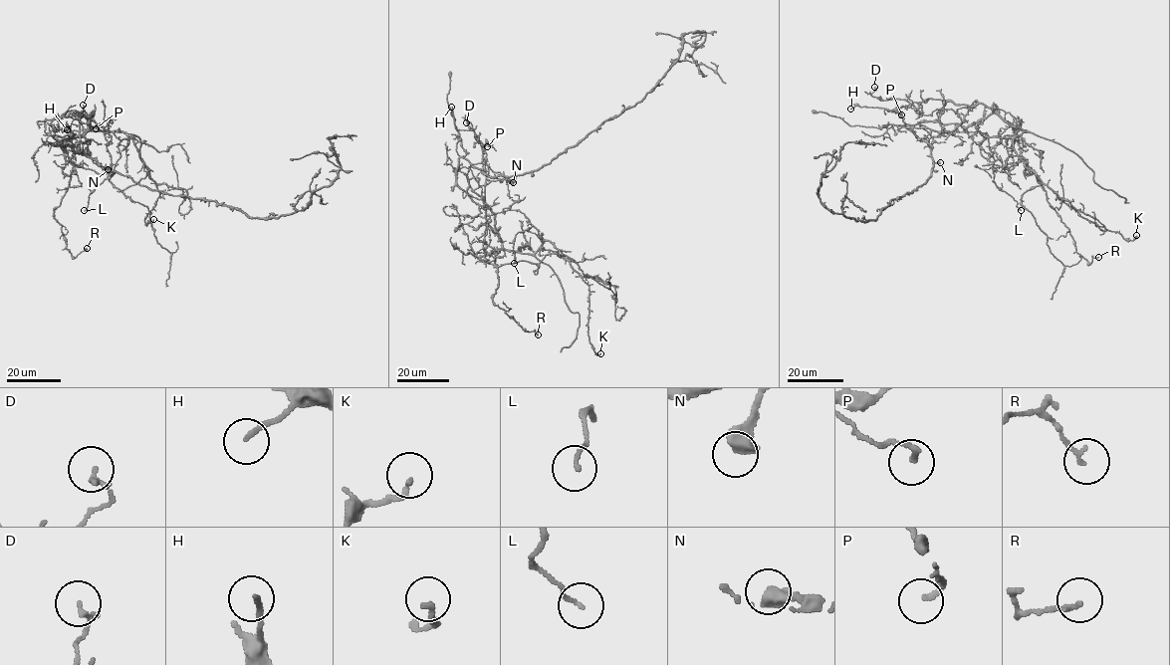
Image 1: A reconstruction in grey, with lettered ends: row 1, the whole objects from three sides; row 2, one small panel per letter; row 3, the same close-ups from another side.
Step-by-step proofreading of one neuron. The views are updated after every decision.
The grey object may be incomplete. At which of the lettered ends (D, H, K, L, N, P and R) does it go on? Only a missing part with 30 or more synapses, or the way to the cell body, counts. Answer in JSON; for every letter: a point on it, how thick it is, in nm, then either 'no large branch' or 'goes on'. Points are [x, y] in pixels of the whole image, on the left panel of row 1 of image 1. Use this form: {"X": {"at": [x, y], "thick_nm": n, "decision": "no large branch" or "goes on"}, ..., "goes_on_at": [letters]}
{"D": {"at": [83, 105], "thick_nm": 150, "decision": "no large branch"}, "H": {"at": [67, 129], "thick_nm": 160, "decision": "no large branch"}, "K": {"at": [153, 219], "thick_nm": 160, "decision": "no large branch"}, "L": {"at": [84, 210], "thick_nm": 110, "decision": "no large branch"}, "N": {"at": [108, 169], "thick_nm": 550, "decision": "no large branch"}, "P": {"at": [96, 128], "thick_nm": 190, "decision": "no large branch"}, "R": {"at": [87, 248], "thick_nm": 140, "decision": "no large branch"}, "goes_on_at": []}

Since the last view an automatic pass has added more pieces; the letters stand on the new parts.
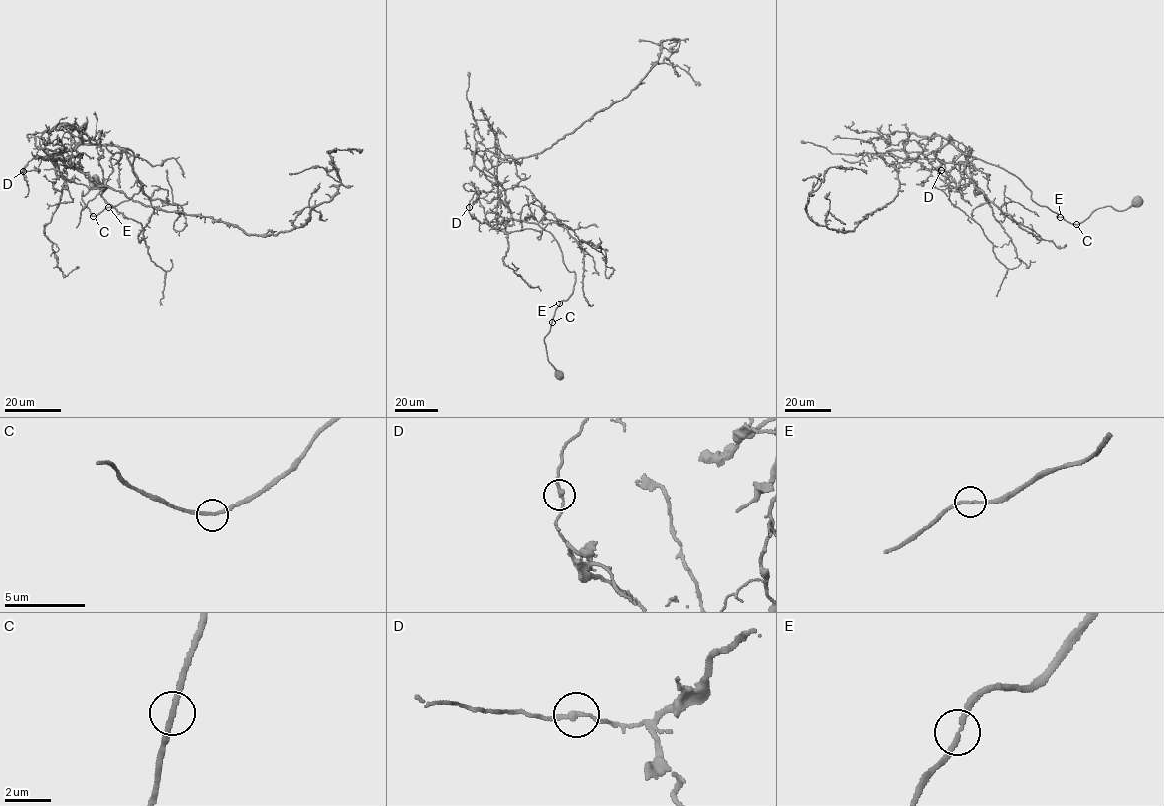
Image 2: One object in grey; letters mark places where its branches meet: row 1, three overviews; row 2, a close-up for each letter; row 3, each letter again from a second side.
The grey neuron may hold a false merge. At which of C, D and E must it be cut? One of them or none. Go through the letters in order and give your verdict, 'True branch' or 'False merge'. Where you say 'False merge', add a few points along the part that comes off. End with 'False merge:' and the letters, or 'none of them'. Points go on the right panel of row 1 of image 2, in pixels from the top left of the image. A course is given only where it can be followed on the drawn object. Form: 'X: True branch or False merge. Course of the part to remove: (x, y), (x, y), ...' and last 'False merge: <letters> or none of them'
C: True branch
D: True branch
E: True branch
False merge: none of them

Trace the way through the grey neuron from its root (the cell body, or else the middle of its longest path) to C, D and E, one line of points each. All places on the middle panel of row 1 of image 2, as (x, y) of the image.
C: (558, 374), (548, 361), (544, 340), (551, 322)
D: (558, 374), (544, 339), (573, 290), (574, 272), (556, 239), (537, 224), (508, 218), (488, 225), (469, 207)
E: (558, 374), (548, 361), (544, 339), (559, 304)

